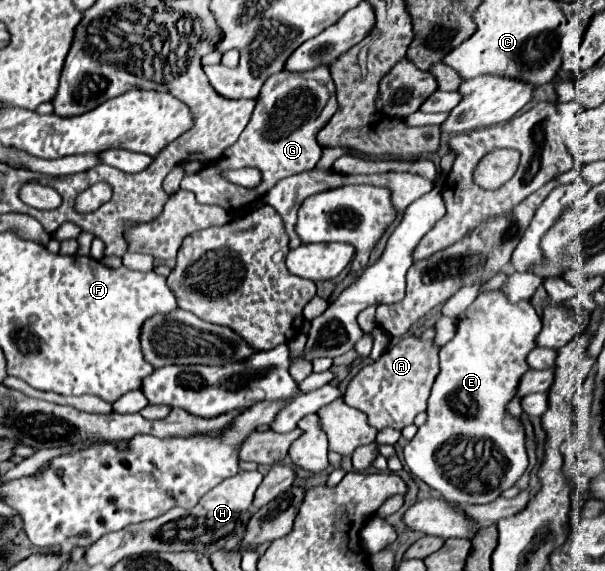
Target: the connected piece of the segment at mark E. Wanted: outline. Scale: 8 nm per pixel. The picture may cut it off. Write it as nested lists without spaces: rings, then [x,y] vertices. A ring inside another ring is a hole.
[[[494,290],[494,292],[488,292],[488,294],[480,294],[464,312],[464,316],[458,318],[458,326],[456,326],[456,336],[440,348],[440,374],[432,386],[432,392],[430,392],[430,398],[428,398],[428,408],[426,408],[426,422],[418,428],[418,434],[406,444],[404,448],[404,462],[406,466],[410,468],[410,472],[420,478],[422,482],[426,482],[430,488],[438,490],[448,502],[454,502],[454,504],[488,504],[492,500],[496,500],[504,490],[508,490],[510,486],[516,484],[516,480],[526,472],[528,468],[528,456],[526,456],[526,434],[524,434],[524,426],[520,426],[516,432],[508,432],[504,426],[502,426],[502,420],[508,416],[506,412],[506,406],[508,402],[516,396],[516,388],[518,388],[518,382],[520,378],[530,370],[528,364],[526,364],[526,356],[528,352],[536,346],[536,336],[540,334],[540,328],[542,328],[542,322],[536,314],[536,310],[532,308],[530,302],[518,302],[518,304],[510,304],[506,300],[506,296],[500,292],[500,290]]]

